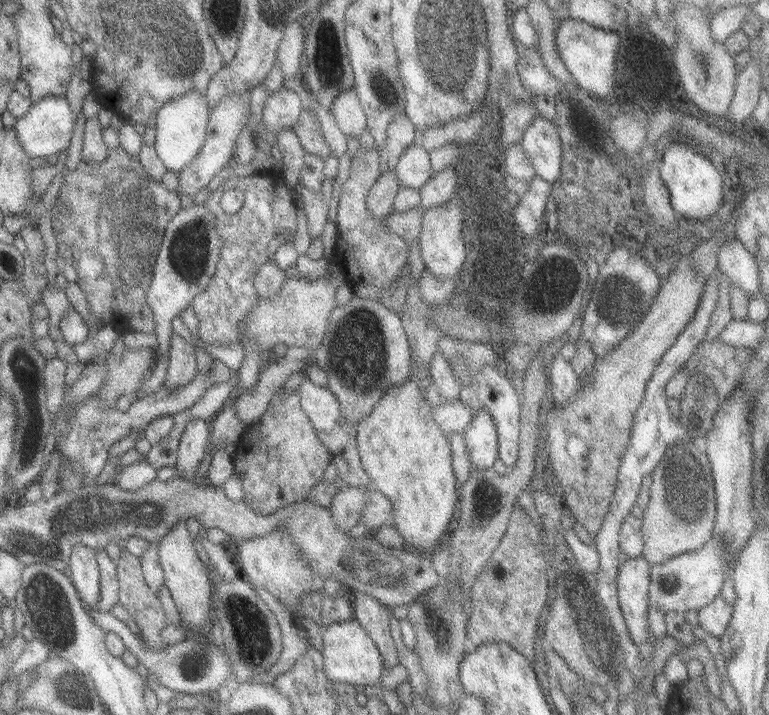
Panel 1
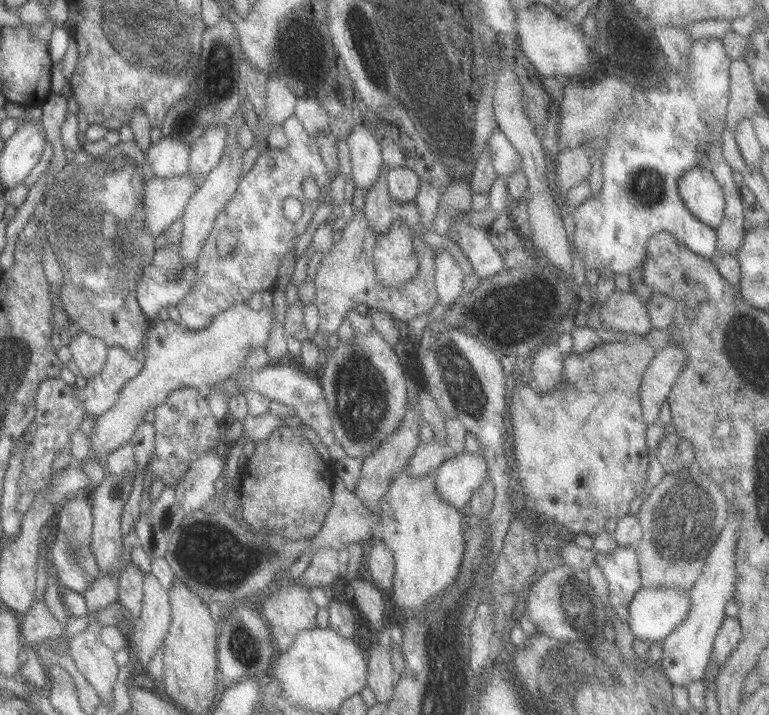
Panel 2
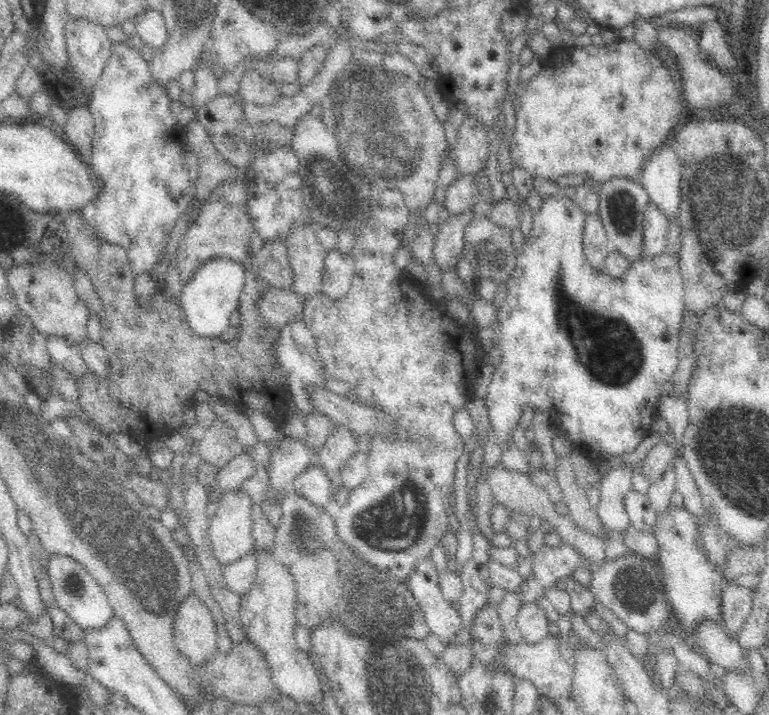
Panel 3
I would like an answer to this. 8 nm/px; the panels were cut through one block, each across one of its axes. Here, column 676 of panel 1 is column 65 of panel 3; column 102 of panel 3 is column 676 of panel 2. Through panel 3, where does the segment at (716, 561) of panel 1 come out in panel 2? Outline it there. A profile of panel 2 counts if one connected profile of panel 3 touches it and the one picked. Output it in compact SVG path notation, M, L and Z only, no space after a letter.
M676 588L637 589L628 604L628 624L633 639L647 644L662 641L684 618L688 609L688 592Z

